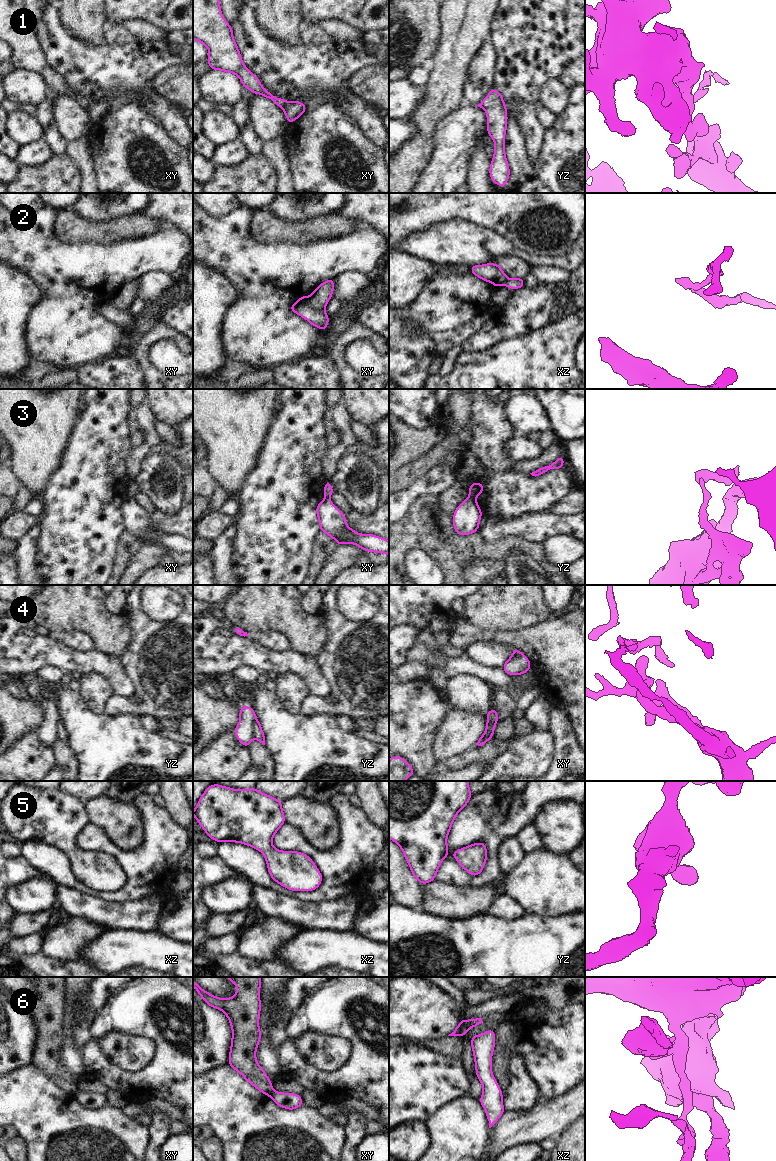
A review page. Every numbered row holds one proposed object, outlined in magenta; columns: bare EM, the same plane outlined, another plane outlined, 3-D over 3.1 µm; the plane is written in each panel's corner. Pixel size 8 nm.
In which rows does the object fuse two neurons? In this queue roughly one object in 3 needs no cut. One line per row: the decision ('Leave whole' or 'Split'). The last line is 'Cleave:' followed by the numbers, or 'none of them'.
1: Split
2: Split
3: Split
4: Split
5: Leave whole
6: Split
Cleave: 1, 2, 3, 4, 6.

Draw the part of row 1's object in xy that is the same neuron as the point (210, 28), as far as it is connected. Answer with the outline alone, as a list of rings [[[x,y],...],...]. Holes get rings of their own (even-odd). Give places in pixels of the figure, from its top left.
[[[193,0],[193,40],[198,40],[209,49],[207,63],[211,70],[236,74],[245,89],[255,95],[261,93],[283,109],[287,101],[274,97],[245,67],[232,28],[221,13],[219,0]]]

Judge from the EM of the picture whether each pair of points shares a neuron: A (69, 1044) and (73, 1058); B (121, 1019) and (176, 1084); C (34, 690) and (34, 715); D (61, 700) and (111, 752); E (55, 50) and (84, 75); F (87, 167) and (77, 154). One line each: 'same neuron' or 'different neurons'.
A: same neuron
B: same neuron
C: different neurons
D: same neuron
E: same neuron
F: same neuron

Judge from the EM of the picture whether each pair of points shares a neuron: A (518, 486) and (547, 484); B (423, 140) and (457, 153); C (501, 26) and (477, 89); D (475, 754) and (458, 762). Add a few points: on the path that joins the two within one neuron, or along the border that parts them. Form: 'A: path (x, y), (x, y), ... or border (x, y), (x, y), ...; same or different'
A: path (525, 486), (540, 486); same
B: border (440, 121), (435, 130), (432, 156), (426, 166); different
C: border (492, 44), (496, 51), (495, 69); different
D: path (471, 756), (462, 761); same

